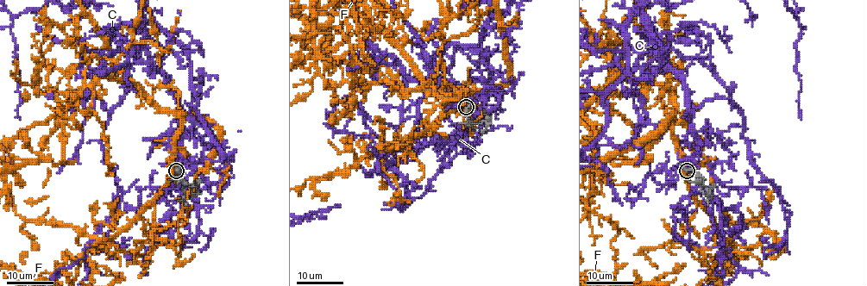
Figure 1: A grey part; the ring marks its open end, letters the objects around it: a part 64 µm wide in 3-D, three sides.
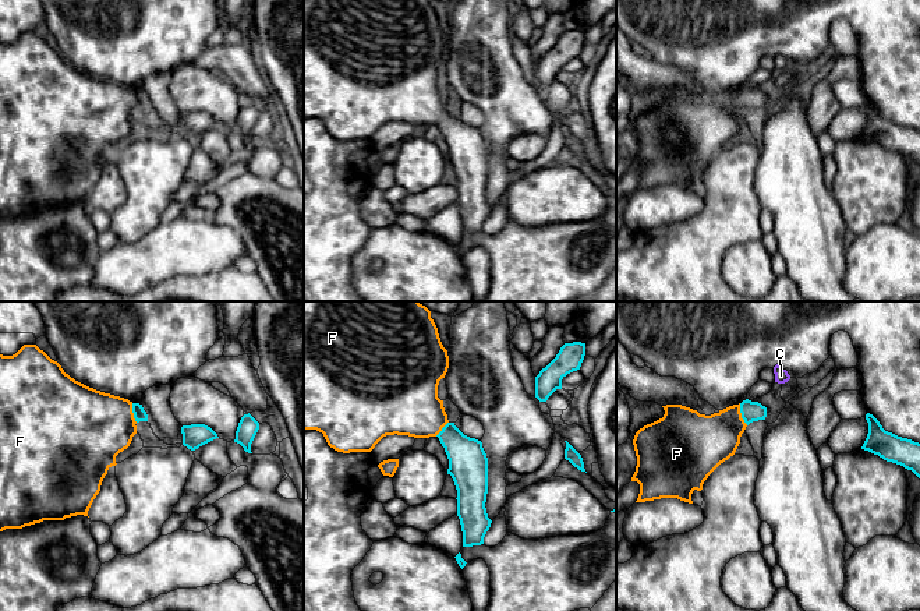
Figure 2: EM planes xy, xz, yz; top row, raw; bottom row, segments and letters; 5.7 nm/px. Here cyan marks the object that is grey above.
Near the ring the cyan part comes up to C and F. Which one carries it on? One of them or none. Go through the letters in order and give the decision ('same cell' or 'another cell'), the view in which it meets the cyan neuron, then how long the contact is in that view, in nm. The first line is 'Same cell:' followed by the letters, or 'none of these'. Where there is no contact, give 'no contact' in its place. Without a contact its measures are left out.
Same cell: F
C: another cell; no contact
F: same cell; contact in yz; length 140 nm

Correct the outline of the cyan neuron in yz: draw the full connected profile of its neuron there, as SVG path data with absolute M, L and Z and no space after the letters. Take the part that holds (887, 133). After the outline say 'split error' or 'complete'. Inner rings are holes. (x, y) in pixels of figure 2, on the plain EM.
M870 100L866 102L866 107L868 121L861 137L912 158L920 166L920 131L885 119Z | complete

